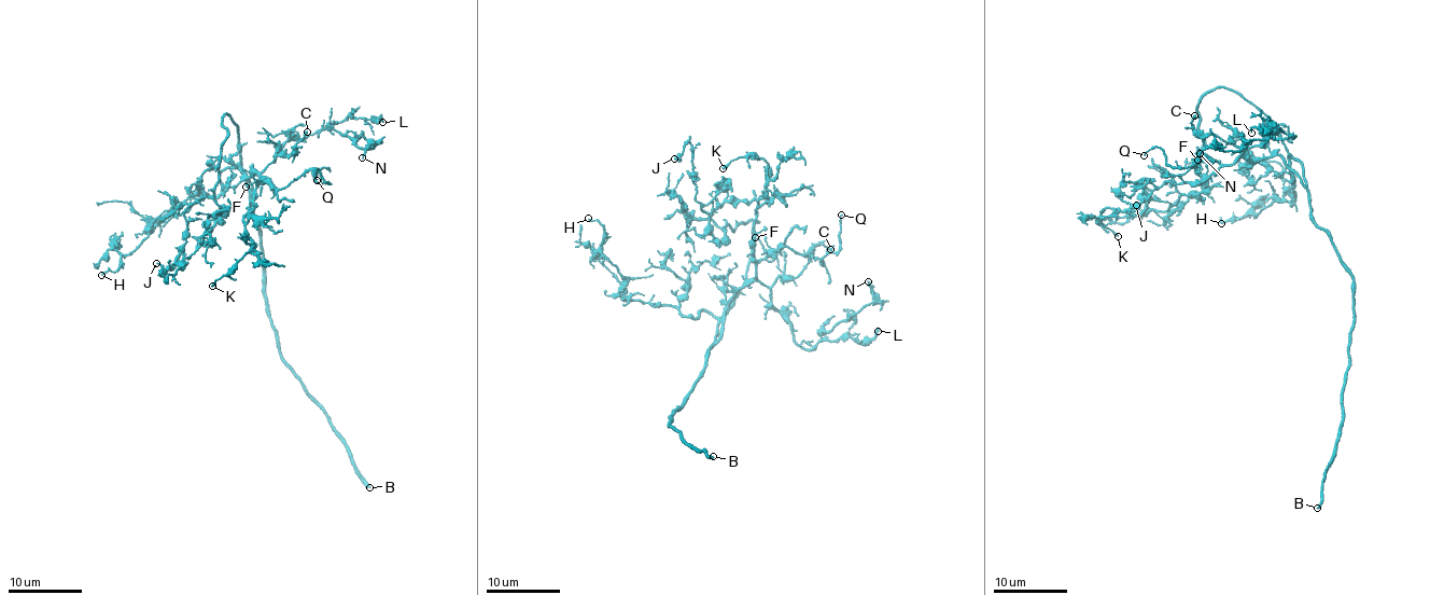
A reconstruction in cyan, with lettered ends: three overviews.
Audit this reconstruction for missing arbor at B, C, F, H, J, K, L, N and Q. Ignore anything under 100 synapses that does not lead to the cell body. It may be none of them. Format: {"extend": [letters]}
{"extend": ["B"]}

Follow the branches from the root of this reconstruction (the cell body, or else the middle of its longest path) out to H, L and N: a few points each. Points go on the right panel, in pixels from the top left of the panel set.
H: (1290, 153), (1292, 182), (1290, 174), (1295, 179), (1293, 191), (1277, 197), (1259, 212), (1244, 213), (1221, 223)
L: (1290, 153), (1306, 182), (1277, 155), (1252, 161), (1241, 155), (1272, 136), (1295, 137), (1276, 125), (1251, 133)
N: (1290, 153), (1306, 182), (1277, 155), (1242, 156), (1272, 136), (1291, 141), (1279, 132), (1200, 153)

